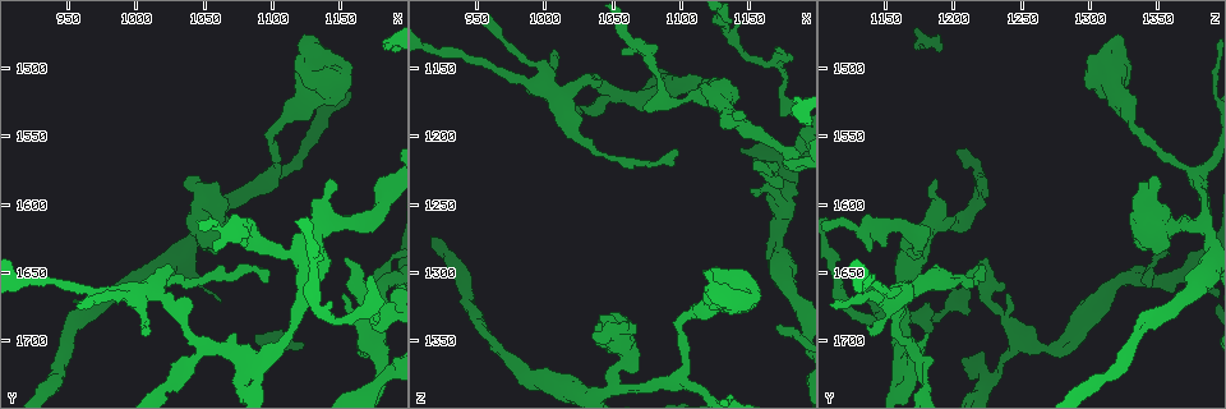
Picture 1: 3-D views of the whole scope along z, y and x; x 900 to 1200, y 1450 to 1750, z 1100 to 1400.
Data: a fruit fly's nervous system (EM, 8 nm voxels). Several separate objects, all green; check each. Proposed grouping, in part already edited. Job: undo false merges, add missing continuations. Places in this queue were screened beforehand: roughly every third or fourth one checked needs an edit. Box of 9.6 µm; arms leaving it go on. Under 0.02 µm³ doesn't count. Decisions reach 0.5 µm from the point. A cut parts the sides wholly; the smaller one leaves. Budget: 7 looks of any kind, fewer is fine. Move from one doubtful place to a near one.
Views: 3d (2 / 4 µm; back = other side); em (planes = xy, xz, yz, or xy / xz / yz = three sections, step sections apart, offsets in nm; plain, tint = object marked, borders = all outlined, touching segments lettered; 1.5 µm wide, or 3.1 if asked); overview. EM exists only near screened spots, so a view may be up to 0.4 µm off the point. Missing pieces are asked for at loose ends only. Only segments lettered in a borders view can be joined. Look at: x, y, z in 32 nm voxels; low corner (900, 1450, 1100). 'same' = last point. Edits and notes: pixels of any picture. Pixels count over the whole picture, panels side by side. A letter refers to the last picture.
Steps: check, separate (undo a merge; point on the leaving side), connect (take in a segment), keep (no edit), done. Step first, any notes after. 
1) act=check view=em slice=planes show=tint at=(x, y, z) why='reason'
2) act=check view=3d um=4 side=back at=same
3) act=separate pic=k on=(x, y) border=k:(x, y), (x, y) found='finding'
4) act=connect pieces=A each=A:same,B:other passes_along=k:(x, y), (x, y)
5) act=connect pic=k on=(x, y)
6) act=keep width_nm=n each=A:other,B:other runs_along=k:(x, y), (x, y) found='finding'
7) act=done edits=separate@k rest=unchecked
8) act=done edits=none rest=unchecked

act=check view=em slice=xy step=4 show=borders at=(1176, 1660, 1234) why='branch stops here'

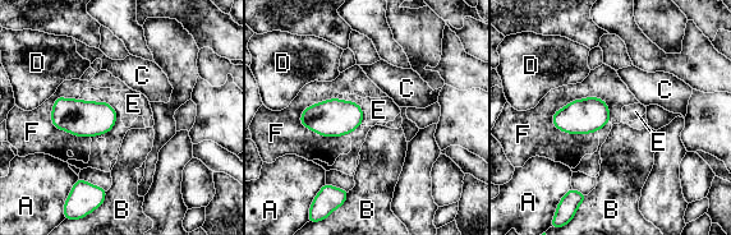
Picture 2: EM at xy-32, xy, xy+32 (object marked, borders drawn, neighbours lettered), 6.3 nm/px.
act=check view=em slice=planes show=borders at=same why='another direction'

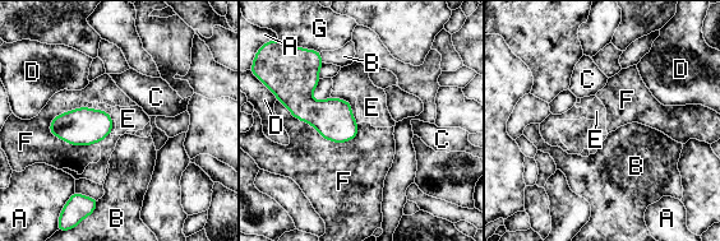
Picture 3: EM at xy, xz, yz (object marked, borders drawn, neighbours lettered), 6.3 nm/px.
act=keep width_nm=200 each=A:other,B:other,C:other,D:other,E:other,F:other,G:other found='none of them fits'

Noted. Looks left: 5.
act=check view=3d um=4 at=(1006, 1688, 1138) why='branch stops here'

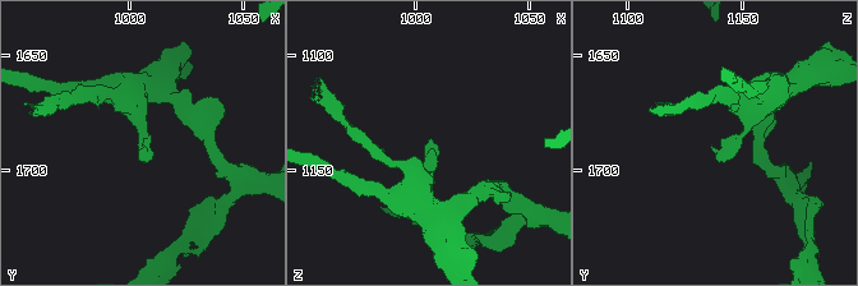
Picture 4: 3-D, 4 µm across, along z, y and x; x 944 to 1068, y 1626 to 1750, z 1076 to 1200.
act=check view=em slice=planes show=borders at=(1006, 1691, 1138)

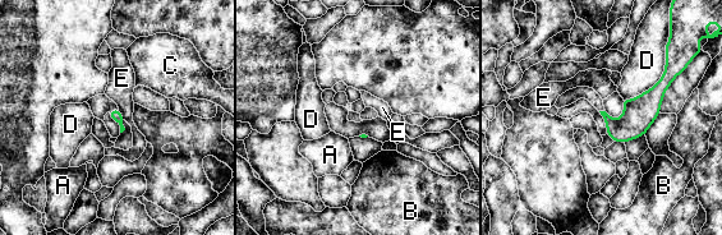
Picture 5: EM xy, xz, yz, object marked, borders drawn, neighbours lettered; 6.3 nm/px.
act=keep each=A:other,B:other,C:other,D:other,E:other border=5:(119, 109), (124, 119) found='no lettered segment goes on from it'

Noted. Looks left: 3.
act=check view=3d um=4 at=(1102, 1580, 1378) why='abrupt turn'

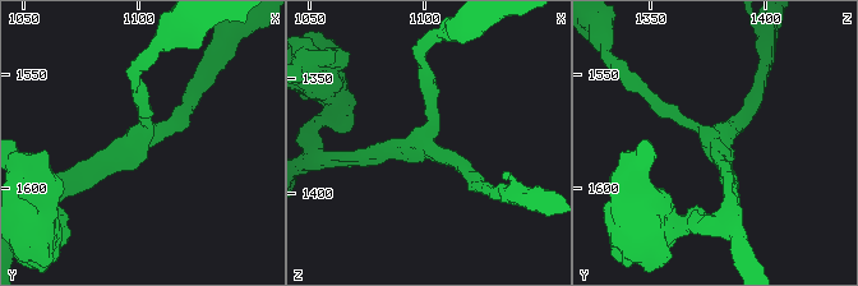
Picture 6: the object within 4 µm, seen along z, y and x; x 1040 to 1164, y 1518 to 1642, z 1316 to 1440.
act=check view=em slice=xy step=4 show=plain at=(1101, 1579, 1377) arms=3 arm_widths_nm=200,220,220 why='need the tissue'

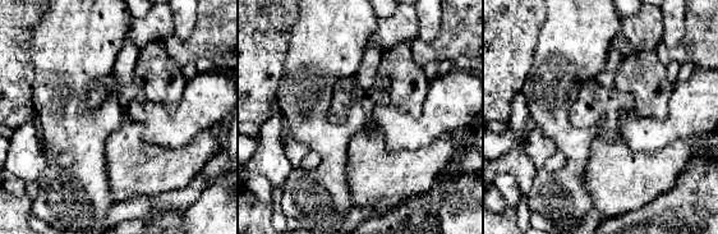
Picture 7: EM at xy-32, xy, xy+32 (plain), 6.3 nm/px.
act=check view=em slice=xy step=4 show=borders at=same why='what lies round it'

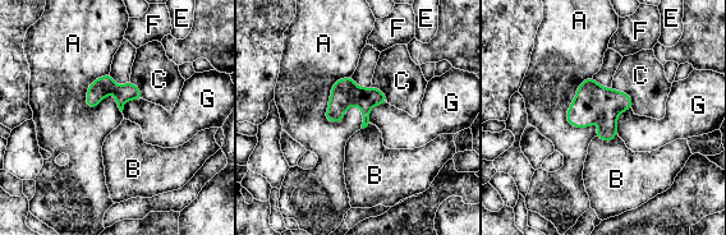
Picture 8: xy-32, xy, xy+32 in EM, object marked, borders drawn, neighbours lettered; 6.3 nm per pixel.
act=keep each=A:other,B:other,C:other,E:other,F:other,G:other found='one cell here'

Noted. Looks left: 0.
act=done edits=none rest=unchecked

